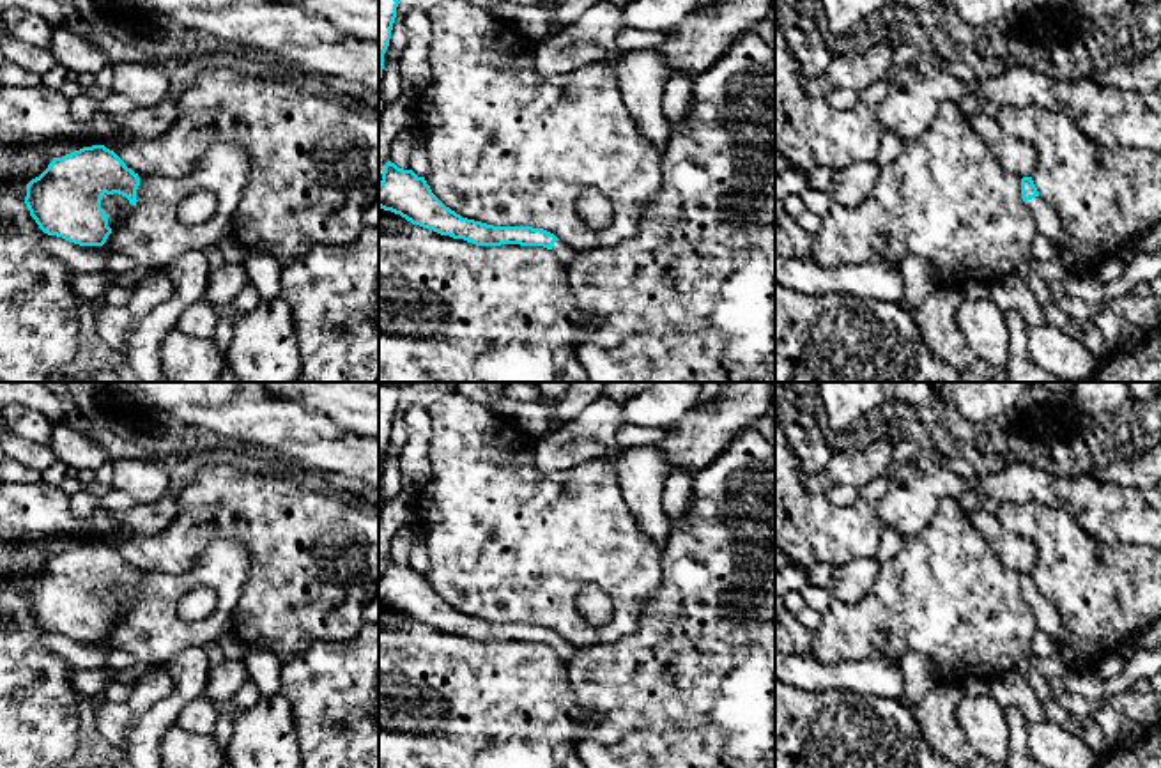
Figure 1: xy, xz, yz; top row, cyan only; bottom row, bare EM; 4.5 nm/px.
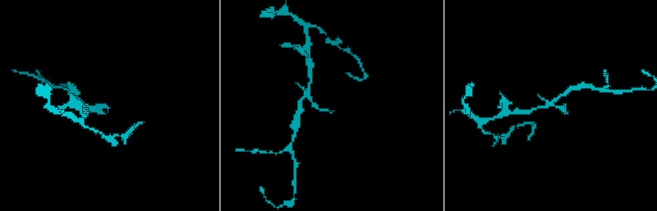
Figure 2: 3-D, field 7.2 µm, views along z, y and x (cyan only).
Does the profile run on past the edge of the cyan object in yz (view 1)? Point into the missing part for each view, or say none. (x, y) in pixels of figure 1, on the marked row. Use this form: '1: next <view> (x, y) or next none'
1: next yz (1048, 223)

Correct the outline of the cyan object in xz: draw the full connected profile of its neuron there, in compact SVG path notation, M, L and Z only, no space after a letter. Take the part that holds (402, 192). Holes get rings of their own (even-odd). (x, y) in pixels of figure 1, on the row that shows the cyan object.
M388 161L379 182L379 207L400 214L412 225L430 228L441 235L464 239L476 246L543 246L563 267L568 267L575 251L554 234L533 227L494 227L467 219L446 207L430 189L425 177L398 168Z

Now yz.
M1032 177L1021 179L1021 198L1035 219L1037 235L1055 241L1062 230L1062 219L1057 209L1042 200Z

